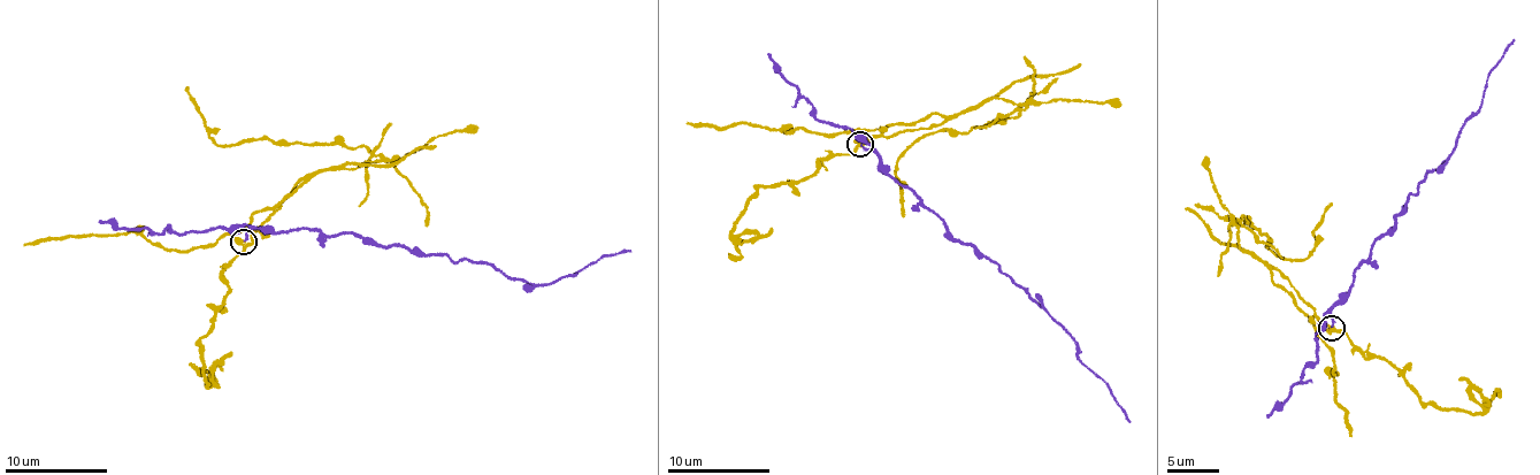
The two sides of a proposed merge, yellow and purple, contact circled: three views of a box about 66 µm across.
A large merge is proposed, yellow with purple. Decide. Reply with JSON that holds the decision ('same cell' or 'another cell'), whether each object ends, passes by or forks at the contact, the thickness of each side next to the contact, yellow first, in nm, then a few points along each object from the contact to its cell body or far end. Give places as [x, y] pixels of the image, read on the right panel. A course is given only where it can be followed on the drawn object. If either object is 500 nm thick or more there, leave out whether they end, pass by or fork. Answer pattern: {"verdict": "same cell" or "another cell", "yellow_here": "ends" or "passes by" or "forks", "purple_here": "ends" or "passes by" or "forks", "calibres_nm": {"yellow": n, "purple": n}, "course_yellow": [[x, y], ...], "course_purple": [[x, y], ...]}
{"verdict": "another cell", "yellow_here": "passes by", "purple_here": "ends", "calibres_nm": {"yellow": 260, "purple": 150}, "course_yellow": [[1331, 328], [1238, 245], [1235, 221], [1293, 262], [1315, 247], [1314, 228], [1332, 204]], "course_purple": [[1331, 328], [1332, 307], [1345, 303], [1373, 243], [1388, 234], [1429, 171], [1452, 155], [1492, 70], [1515, 39]]}

